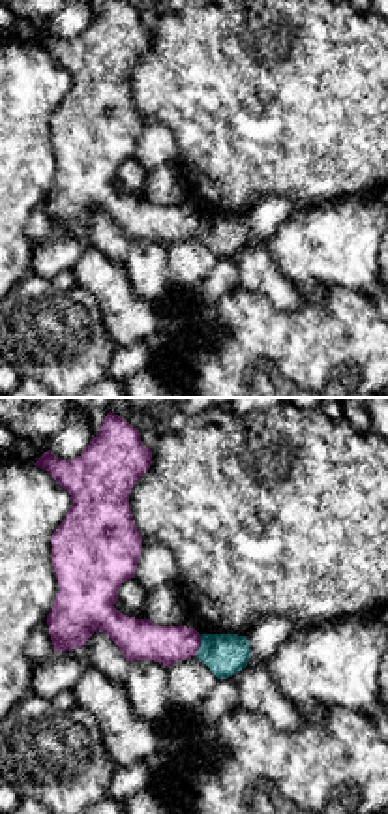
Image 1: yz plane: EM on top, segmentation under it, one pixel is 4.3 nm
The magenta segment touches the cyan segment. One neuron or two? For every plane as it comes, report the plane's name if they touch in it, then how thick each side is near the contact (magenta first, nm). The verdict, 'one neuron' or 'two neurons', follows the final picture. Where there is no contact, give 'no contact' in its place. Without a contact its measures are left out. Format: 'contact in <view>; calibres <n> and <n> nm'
contact in yz; calibres 180 and 180 nm

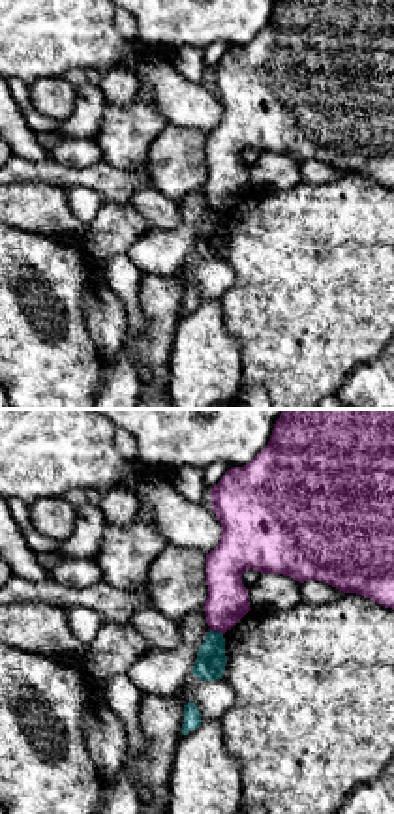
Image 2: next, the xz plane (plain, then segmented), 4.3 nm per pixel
contact in xz; calibres 180 and 130 nm

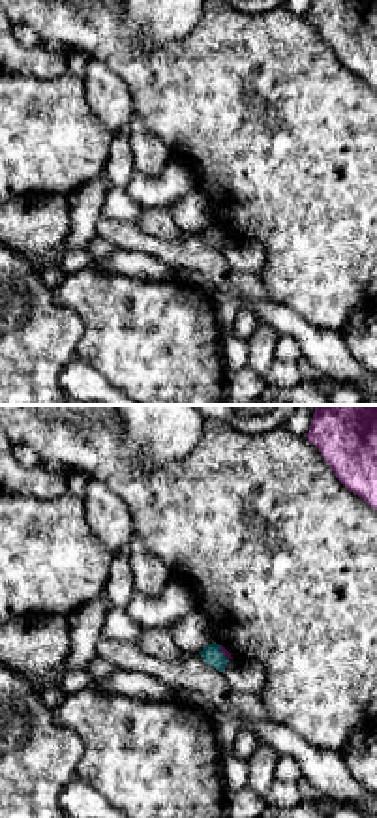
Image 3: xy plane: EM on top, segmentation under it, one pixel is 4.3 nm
contact in xy; calibres 20 and 90 nm

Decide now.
two neurons

